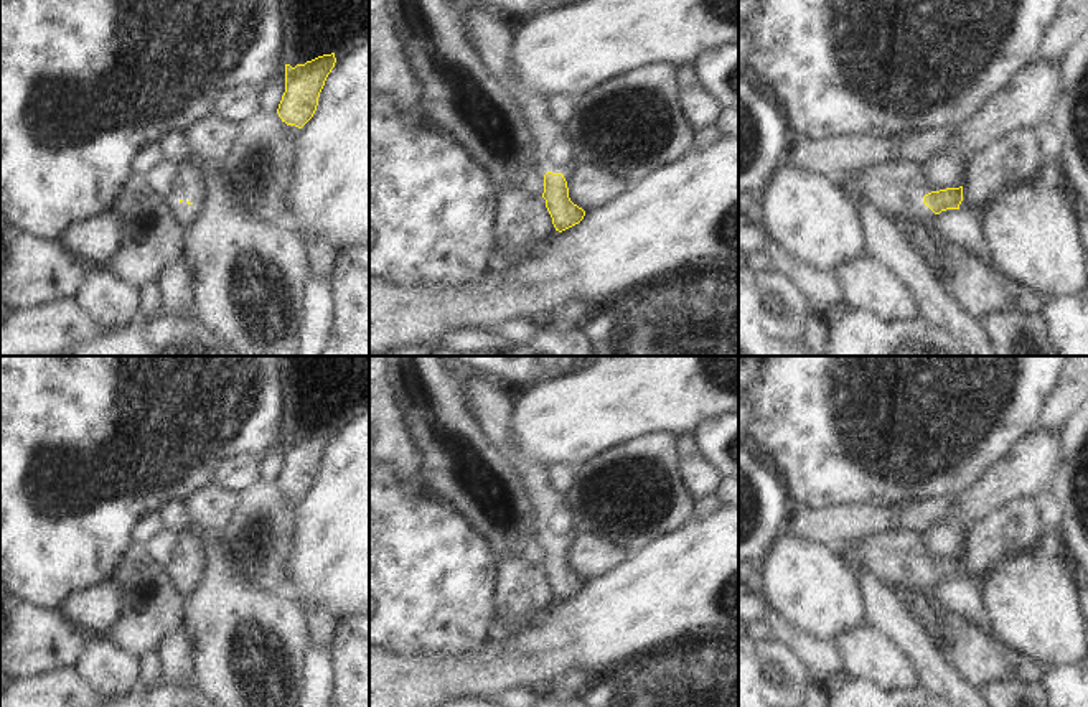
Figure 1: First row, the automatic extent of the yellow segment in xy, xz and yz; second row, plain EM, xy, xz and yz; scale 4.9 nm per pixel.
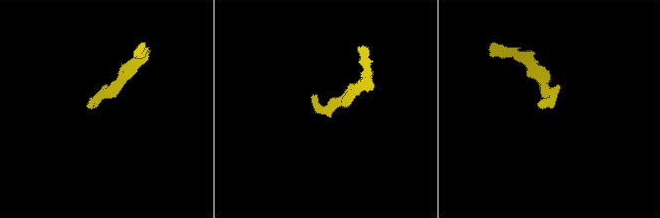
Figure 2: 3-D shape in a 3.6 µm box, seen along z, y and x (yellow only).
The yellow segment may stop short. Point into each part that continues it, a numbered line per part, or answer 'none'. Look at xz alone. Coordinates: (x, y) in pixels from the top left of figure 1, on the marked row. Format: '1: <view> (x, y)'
1: xz (490, 35)

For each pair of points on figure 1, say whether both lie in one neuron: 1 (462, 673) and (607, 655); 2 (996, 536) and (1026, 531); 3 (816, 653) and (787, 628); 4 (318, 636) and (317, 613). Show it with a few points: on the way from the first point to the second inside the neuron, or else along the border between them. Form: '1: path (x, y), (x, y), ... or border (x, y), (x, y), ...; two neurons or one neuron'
1: path (498, 668), (528, 660), (533, 655), (571, 655); one neuron
2: path (1003, 534), (1019, 531); one neuron
3: path (810, 650), (793, 635); one neuron
4: path (318, 632), (318, 618); one neuron

